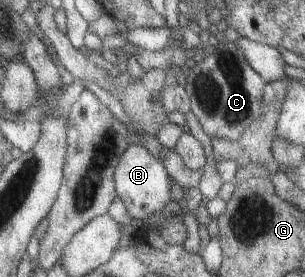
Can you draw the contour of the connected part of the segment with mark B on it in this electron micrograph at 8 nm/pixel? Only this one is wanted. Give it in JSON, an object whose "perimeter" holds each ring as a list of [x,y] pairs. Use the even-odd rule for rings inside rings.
{"perimeter":[[[128,144],[119,156],[113,170],[113,184],[116,196],[121,200],[134,224],[143,219],[155,218],[169,202],[169,175],[162,163],[154,158],[142,145]]]}

